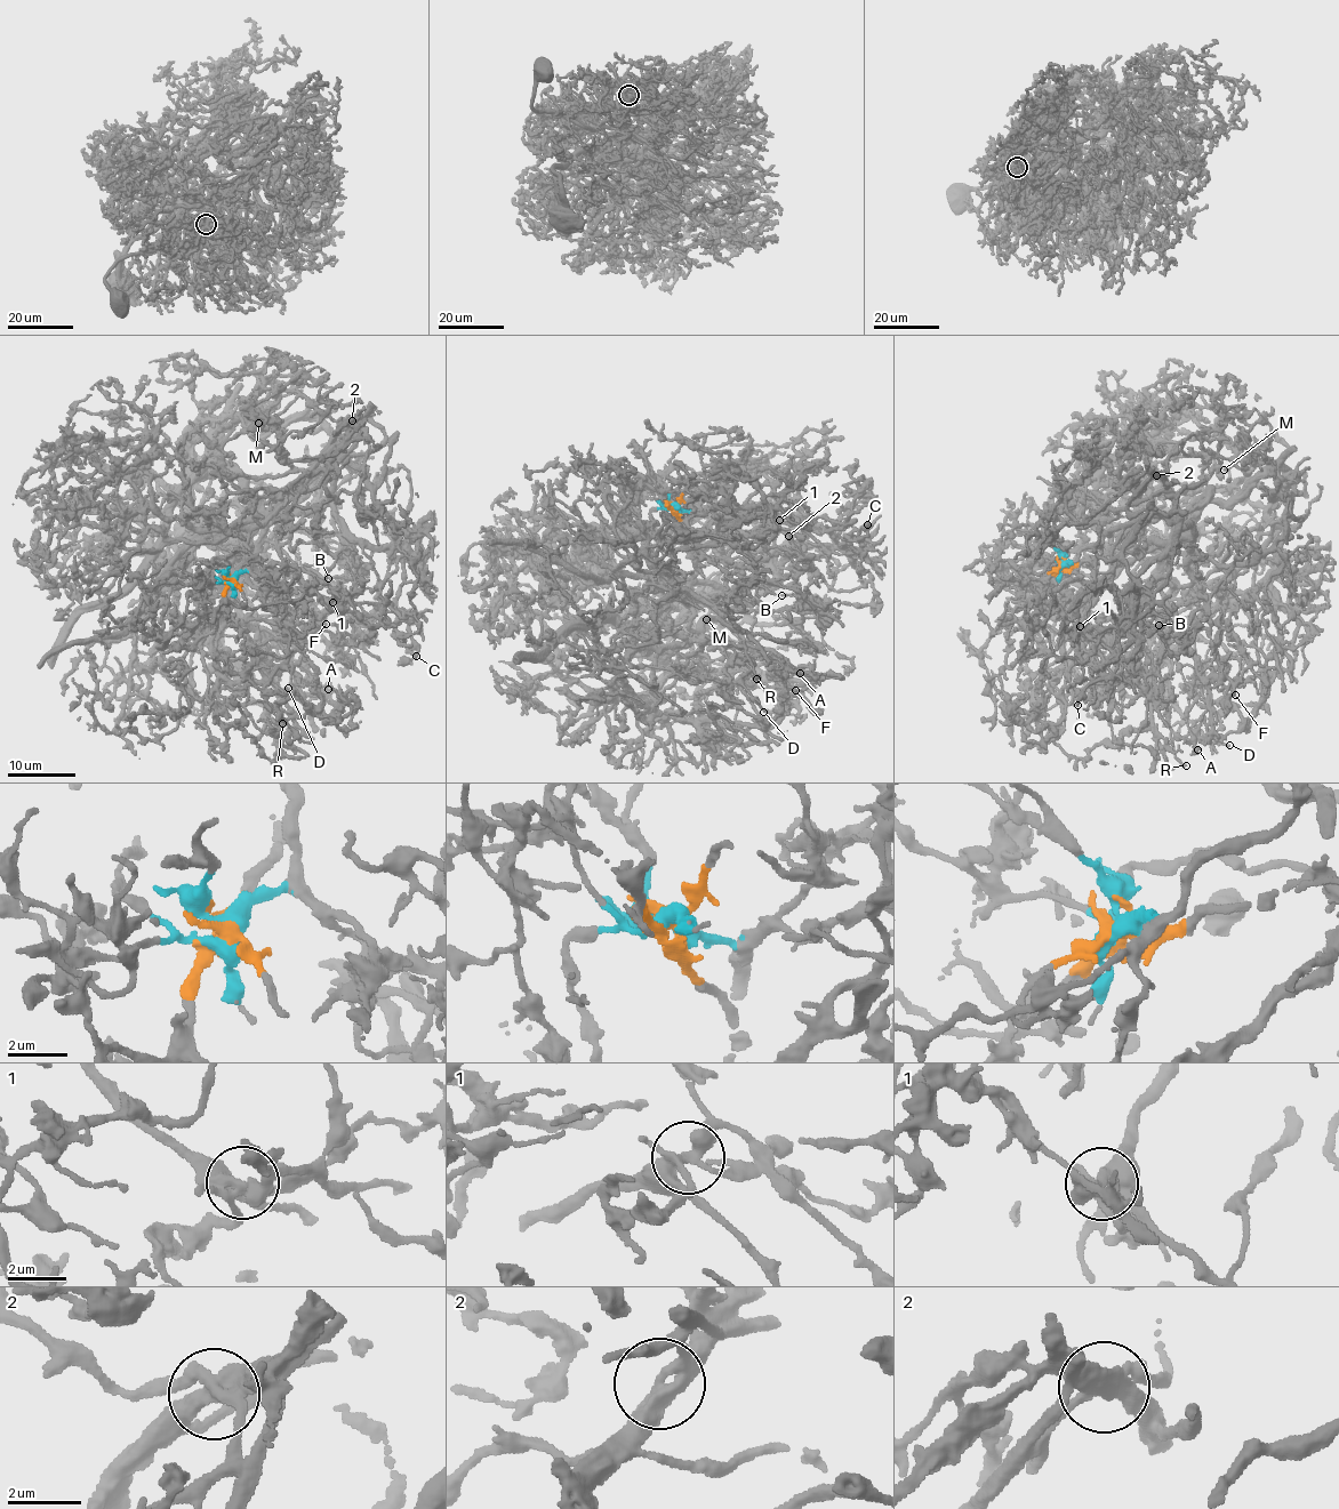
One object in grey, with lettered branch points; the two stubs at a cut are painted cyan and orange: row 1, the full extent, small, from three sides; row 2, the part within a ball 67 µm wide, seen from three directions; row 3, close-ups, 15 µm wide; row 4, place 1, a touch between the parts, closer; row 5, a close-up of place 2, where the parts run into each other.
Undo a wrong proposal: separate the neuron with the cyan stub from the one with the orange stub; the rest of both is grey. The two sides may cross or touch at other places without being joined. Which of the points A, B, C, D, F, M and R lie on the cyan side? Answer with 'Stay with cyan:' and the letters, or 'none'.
Stay with cyan: A, C, D, M, R

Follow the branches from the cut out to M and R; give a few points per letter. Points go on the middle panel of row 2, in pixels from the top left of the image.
M: (673, 507), (689, 513), (692, 531), (764, 561), (774, 523), (792, 526), (774, 550), (722, 571), (706, 619)
R: (673, 507), (777, 580), (706, 620), (692, 653), (707, 635), (744, 648), (755, 680)

